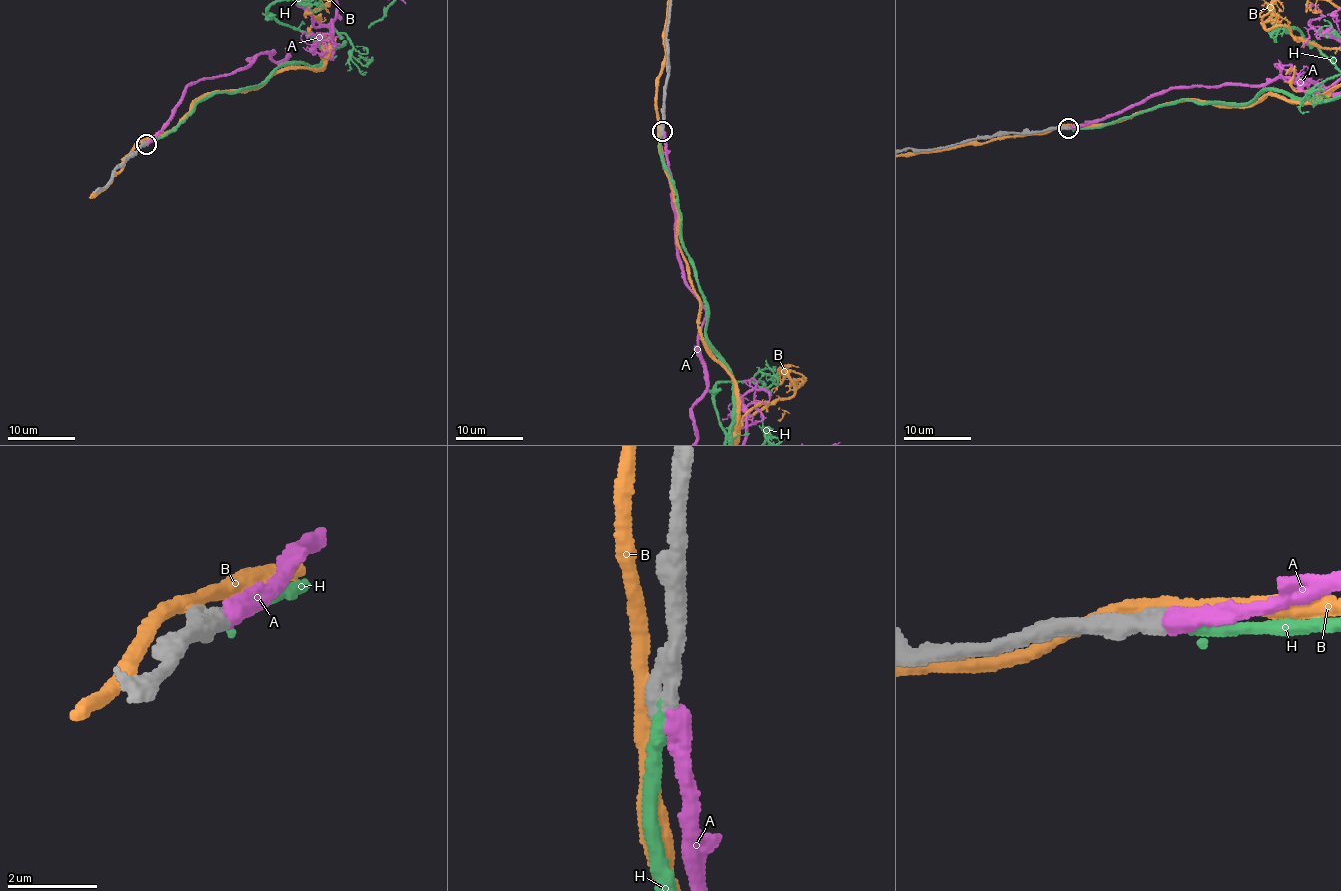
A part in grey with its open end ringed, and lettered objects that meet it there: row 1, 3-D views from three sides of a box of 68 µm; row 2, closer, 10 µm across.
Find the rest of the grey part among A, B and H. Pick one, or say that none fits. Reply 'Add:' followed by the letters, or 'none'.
Add: A

